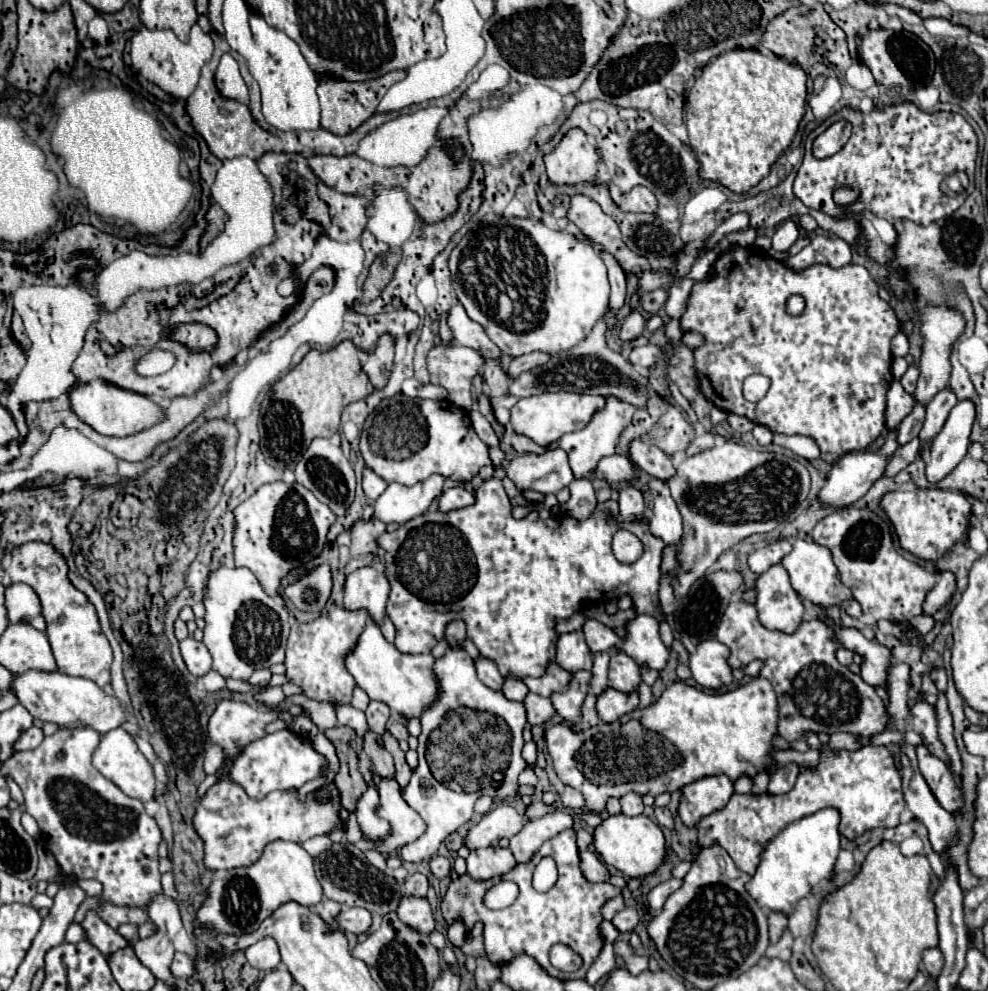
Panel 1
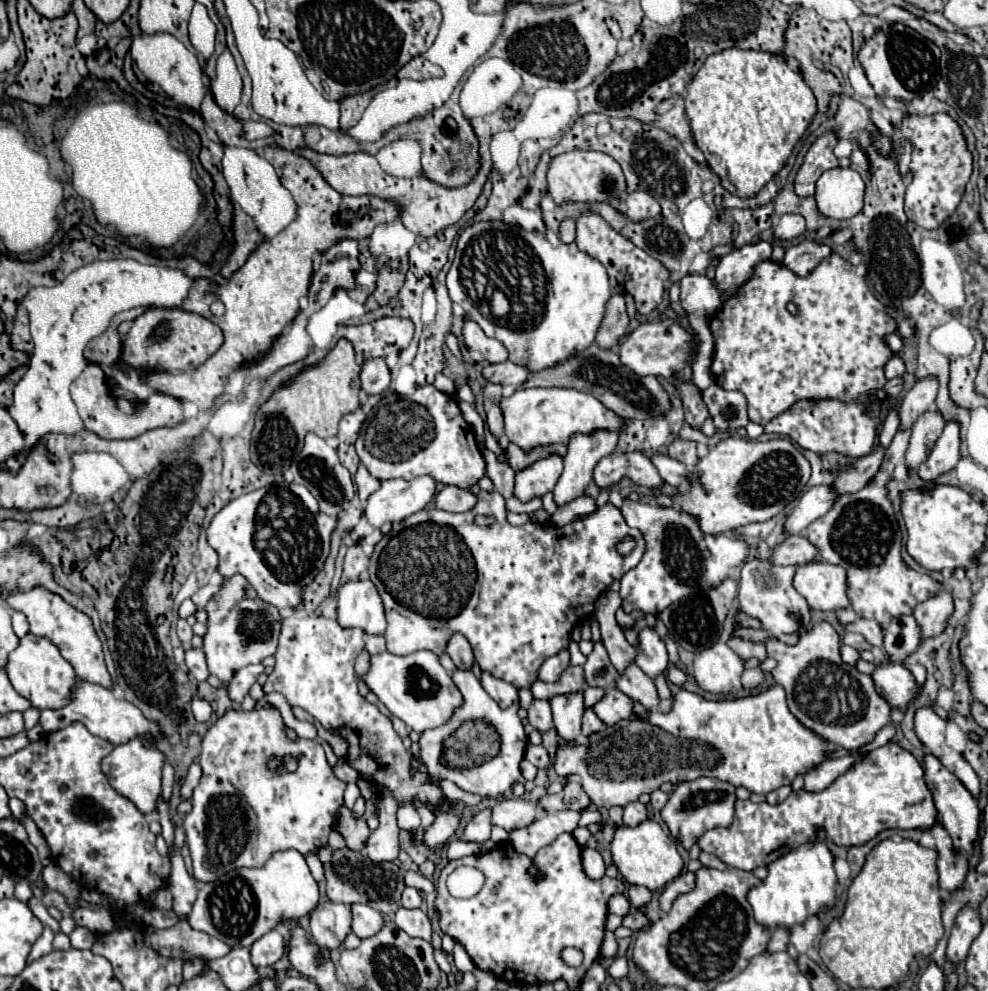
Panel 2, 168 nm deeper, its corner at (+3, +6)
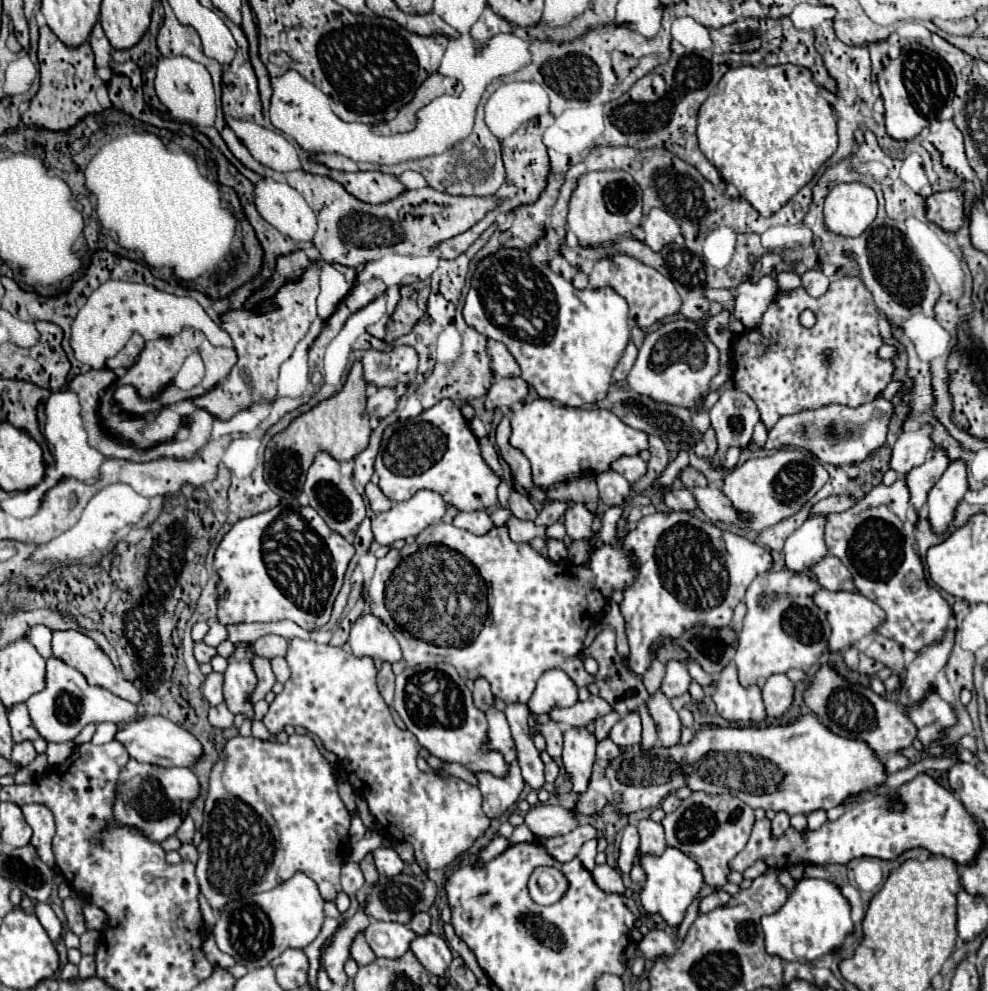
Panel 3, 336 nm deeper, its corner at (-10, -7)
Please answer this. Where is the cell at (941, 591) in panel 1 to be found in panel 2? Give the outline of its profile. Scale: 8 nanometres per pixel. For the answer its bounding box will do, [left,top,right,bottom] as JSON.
[914,592,954,640]

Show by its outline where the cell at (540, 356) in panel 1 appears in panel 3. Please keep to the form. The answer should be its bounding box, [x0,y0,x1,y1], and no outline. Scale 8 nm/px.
[485,377,529,409]

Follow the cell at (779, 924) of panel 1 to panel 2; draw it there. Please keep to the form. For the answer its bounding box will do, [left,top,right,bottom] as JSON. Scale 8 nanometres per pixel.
[768,928,790,952]

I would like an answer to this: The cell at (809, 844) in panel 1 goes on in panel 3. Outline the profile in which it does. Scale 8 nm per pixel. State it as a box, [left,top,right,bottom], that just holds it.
[761,879,851,963]

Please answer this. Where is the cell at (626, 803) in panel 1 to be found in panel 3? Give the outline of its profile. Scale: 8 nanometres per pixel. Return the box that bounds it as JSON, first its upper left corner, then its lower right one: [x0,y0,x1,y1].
[639,819,667,855]

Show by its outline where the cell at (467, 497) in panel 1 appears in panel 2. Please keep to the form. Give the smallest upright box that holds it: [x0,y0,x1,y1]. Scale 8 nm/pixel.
[436,486,476,512]

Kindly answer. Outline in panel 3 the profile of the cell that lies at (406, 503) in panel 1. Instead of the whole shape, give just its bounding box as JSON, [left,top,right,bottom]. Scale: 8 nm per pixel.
[373,489,447,545]

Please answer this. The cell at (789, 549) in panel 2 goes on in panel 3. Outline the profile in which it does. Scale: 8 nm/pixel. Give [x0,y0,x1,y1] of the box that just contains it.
[811,557,855,591]

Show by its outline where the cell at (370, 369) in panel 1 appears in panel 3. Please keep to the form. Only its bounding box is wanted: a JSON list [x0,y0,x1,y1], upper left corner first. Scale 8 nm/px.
[367,387,397,417]

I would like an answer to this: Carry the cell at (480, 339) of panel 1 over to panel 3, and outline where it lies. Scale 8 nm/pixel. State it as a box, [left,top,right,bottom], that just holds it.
[487,339,521,377]

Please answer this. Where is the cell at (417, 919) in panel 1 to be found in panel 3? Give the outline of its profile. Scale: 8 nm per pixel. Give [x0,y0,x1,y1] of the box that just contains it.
[411,933,453,975]

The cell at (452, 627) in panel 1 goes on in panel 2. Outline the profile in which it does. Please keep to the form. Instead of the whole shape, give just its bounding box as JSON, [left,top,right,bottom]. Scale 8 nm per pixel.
[448,634,474,670]

